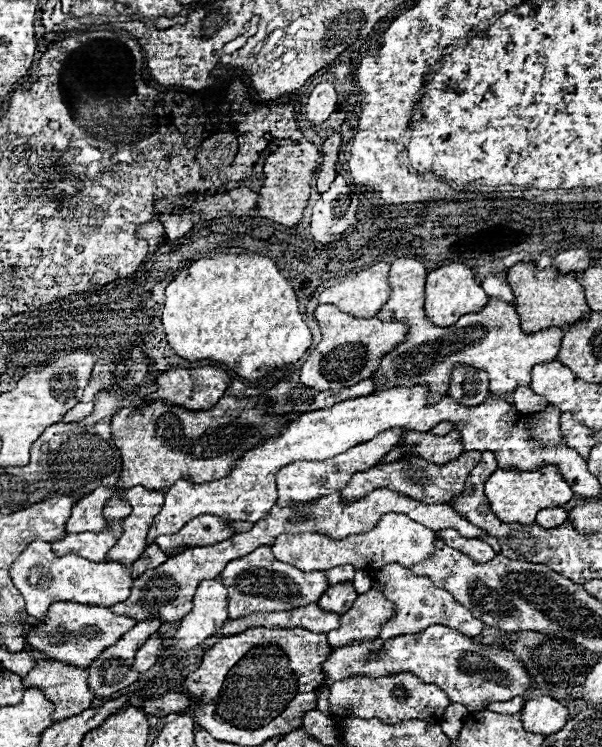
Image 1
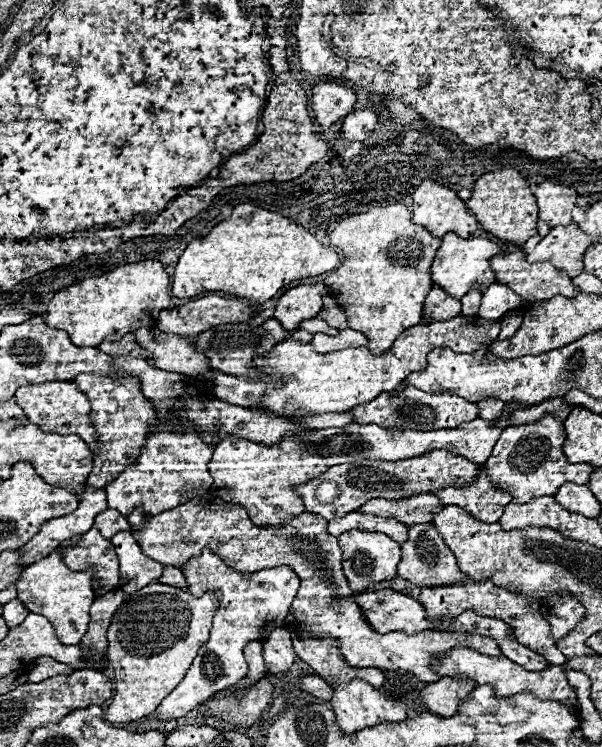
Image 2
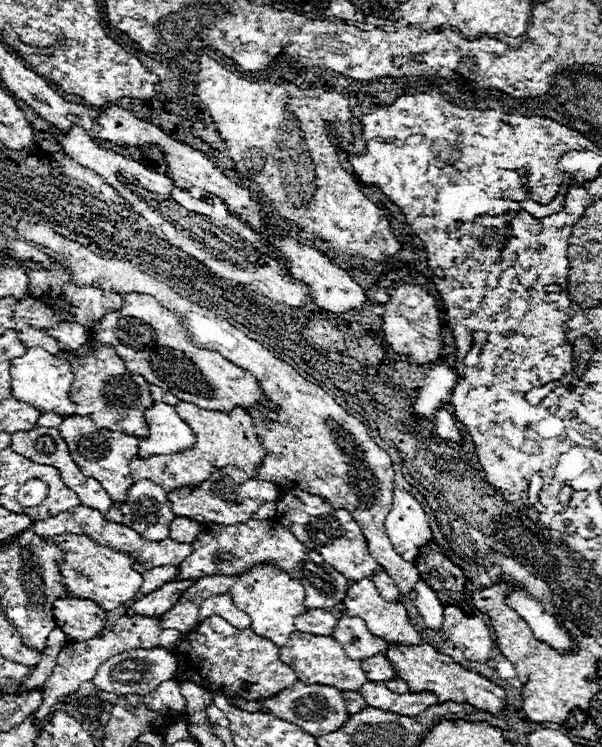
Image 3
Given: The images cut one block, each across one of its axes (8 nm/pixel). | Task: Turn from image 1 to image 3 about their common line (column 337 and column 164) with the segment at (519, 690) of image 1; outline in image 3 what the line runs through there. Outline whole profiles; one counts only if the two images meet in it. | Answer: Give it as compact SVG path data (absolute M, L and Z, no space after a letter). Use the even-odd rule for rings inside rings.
M150 648L150 650L132 650L132 652L124 652L118 654L114 658L110 658L108 662L104 662L92 684L104 692L114 692L118 696L124 694L148 694L152 690L156 690L156 686L160 686L164 680L172 680L176 672L176 658L166 650L166 648Z

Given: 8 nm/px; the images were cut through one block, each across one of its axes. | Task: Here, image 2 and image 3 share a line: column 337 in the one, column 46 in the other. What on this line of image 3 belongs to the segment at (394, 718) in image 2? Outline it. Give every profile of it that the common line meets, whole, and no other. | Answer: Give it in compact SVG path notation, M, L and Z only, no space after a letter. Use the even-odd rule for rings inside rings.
M122 616L116 626L102 634L102 636L96 636L96 638L90 638L90 640L84 640L84 642L68 642L62 652L58 654L58 660L56 660L56 666L54 666L54 672L52 676L48 678L48 682L44 684L44 698L42 698L42 704L40 708L34 712L34 716L38 720L44 720L48 718L52 706L56 704L58 698L62 696L68 696L72 694L82 682L90 682L94 676L96 676L96 670L102 662L106 662L108 658L116 656L116 654L122 654L122 652L130 652L130 650L138 650L138 648L156 648L156 646L162 646L162 648L172 648L176 646L176 642L182 638L182 632L178 630L164 630L160 628L160 618L144 618L144 616Z

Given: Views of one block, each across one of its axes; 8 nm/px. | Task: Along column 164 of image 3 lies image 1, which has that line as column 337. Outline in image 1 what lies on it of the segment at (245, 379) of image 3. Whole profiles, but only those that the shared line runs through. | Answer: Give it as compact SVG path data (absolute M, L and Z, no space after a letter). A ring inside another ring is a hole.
M320 304L314 312L314 318L322 330L322 340L312 350L308 360L300 368L302 384L322 392L322 390L342 390L346 386L356 386L364 378L370 378L380 360L402 342L406 336L404 322L382 322L378 318L352 318L340 312L332 304Z

